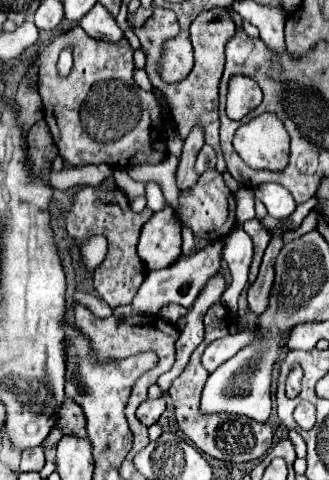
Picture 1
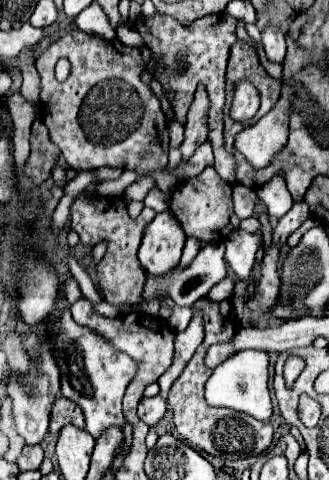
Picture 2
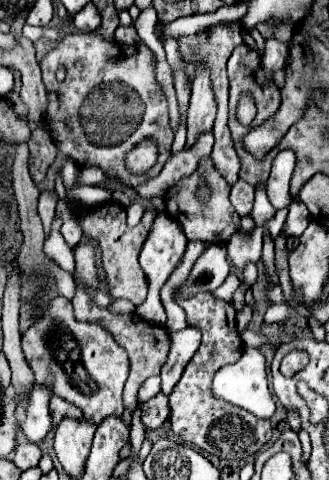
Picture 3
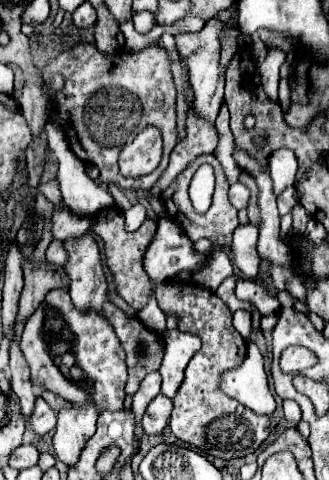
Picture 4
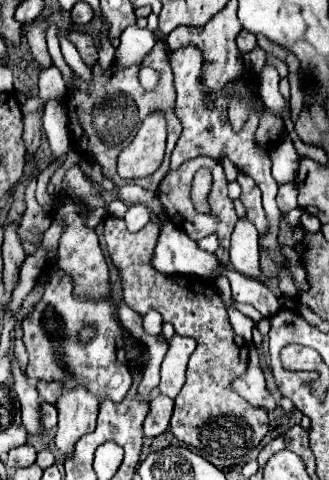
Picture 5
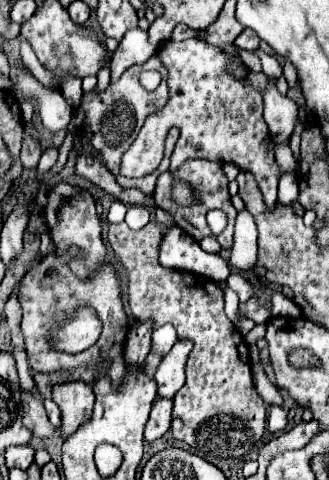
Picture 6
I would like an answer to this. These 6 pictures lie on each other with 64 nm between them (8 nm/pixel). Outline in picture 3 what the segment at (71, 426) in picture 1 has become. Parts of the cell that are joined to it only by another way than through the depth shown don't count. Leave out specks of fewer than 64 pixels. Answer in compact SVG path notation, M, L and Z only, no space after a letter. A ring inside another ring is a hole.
M52 396L52 398L50 398L50 412L52 412L54 426L58 426L58 422L60 422L64 416L82 418L82 412L80 412L74 404L68 404L66 400L60 400L58 396Z

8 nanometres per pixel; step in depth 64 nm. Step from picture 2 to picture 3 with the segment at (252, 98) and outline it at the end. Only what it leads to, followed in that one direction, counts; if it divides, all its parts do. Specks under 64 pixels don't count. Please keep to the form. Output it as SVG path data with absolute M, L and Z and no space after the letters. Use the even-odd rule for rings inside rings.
M244 96L244 98L240 100L240 106L238 106L238 122L250 126L252 120L254 120L254 116L256 116L254 104L252 104L252 100L250 100L248 96Z

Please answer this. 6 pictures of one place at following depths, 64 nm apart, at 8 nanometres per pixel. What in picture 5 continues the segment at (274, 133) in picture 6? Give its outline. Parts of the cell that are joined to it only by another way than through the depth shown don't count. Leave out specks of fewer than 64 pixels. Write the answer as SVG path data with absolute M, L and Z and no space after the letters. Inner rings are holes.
M264 66L262 70L262 86L260 86L260 98L266 106L268 112L272 112L274 116L278 116L282 122L286 120L284 112L288 110L288 100L282 98L282 94L278 92L278 72L272 66Z

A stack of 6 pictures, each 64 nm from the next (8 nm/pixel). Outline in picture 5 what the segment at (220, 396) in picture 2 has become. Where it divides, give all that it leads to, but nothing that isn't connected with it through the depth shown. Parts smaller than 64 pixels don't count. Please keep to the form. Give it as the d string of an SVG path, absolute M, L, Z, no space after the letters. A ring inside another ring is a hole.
M254 344L249 346L249 362L246 374L244 374L244 378L236 380L234 388L236 388L236 392L240 392L240 396L244 396L254 406L262 406L270 412L276 408L274 398L266 390L264 374L262 374L259 355Z

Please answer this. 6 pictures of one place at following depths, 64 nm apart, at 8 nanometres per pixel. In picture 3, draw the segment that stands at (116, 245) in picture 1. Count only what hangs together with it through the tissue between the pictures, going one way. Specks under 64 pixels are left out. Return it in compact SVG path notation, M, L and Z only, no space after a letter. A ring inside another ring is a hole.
M108 202L108 204L102 204L100 208L92 208L92 212L88 212L88 216L78 216L82 222L84 236L94 238L102 246L102 266L108 276L110 294L114 298L126 298L134 306L140 306L148 292L148 282L138 264L138 254L144 246L144 240L150 234L154 216L156 216L156 212L148 210L136 228L128 228L126 226L126 210L116 202Z

